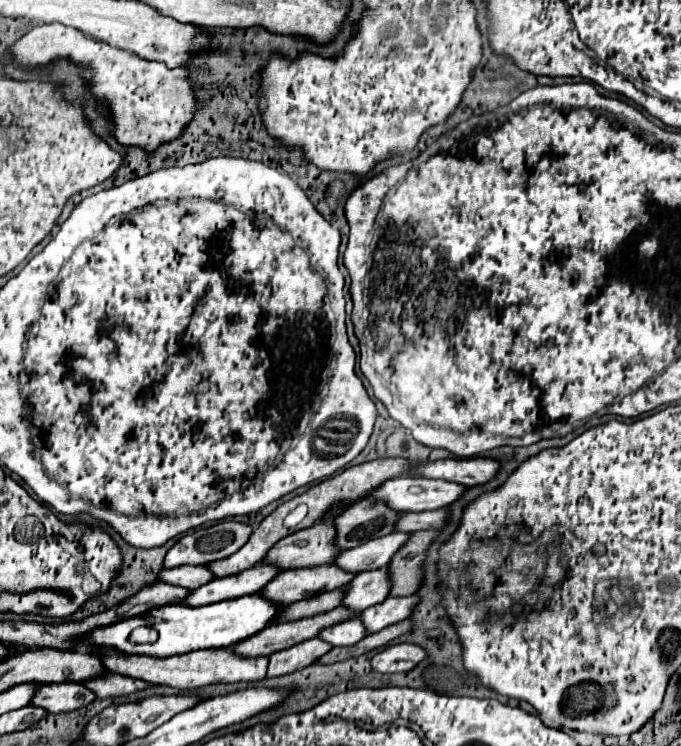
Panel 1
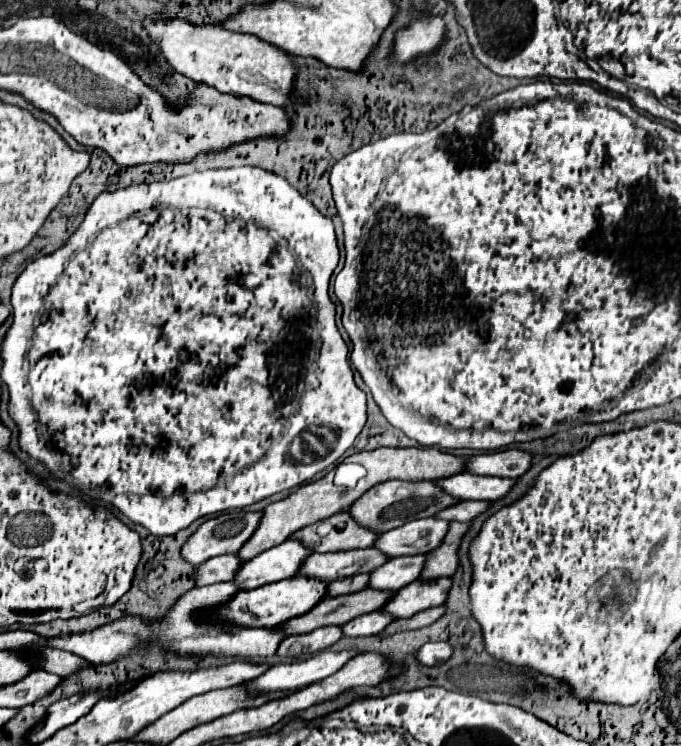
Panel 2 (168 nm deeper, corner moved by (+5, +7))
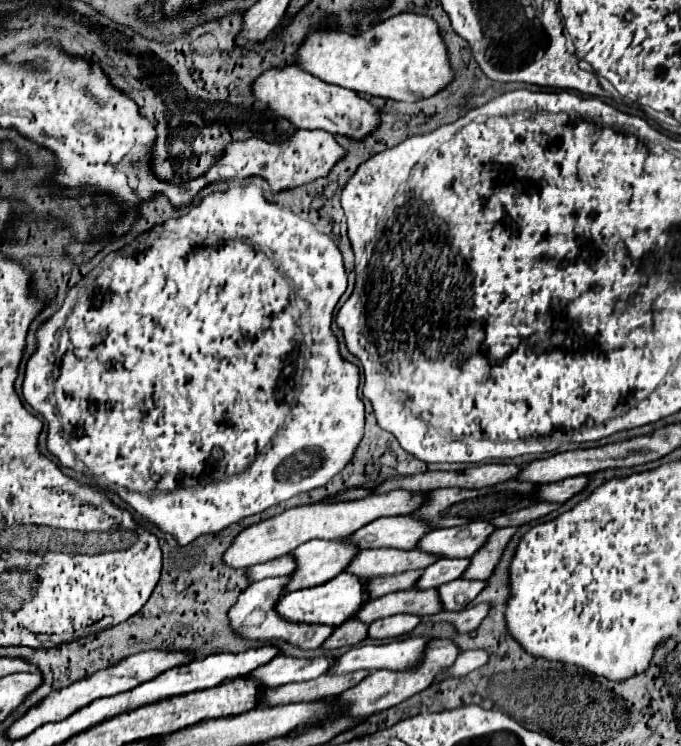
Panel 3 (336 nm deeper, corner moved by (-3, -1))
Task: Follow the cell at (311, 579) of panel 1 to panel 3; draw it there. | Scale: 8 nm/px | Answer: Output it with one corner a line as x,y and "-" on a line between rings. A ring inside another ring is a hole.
396,548
360,550
344,568
344,572
360,576
362,580
370,580
376,576
422,570
428,564
432,564
432,560
436,560
436,556
424,556
424,552
416,550
396,550

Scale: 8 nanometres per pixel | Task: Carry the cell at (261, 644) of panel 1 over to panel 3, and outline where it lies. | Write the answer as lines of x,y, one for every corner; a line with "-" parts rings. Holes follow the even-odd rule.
404,590
404,592
392,592
376,600
368,600
362,604
362,608
354,614
354,620
360,620
364,624
372,624
378,618
388,618
394,614
416,614
416,616
430,616
440,612
440,600
436,596
436,590

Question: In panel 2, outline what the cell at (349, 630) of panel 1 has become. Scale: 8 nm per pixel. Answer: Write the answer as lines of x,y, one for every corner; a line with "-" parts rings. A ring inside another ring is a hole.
378,610
378,612
370,612
370,614
362,614
354,620
350,620
348,624
342,626
344,636
372,636
372,634
380,634
384,632
384,628
392,622
394,618
388,616
386,612

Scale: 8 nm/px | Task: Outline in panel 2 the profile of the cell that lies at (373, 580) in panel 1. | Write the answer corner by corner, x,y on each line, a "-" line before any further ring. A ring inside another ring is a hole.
424,554
392,558
384,566
370,572
370,588
400,590
420,578
420,572
424,570
424,562
426,562

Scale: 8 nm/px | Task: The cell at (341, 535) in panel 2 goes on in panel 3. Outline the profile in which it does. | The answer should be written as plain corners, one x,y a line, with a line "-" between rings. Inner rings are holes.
392,516
372,520
358,532
350,534
346,540
356,544
360,550
364,548
400,548
410,550
420,536
428,532
420,520
412,520
412,516

